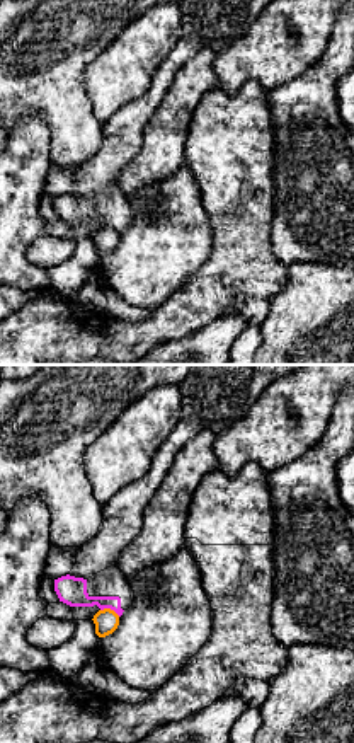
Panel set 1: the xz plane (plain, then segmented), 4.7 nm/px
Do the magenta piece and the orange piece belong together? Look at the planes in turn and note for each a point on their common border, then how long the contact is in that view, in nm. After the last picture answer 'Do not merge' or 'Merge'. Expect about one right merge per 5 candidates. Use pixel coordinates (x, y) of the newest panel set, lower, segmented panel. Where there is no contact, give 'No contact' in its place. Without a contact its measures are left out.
Touches magenta at (111, 609). Shared border 100 nm

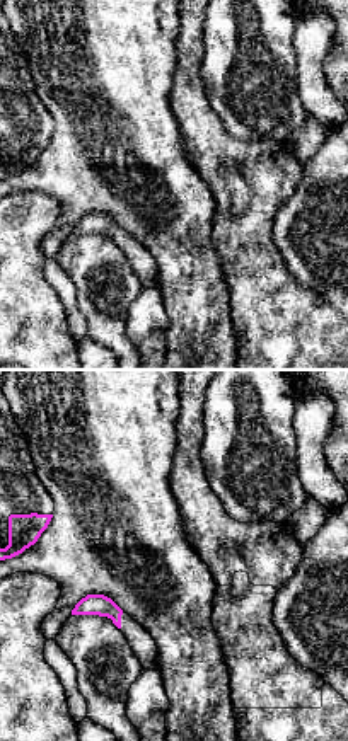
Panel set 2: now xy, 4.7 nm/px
No contact

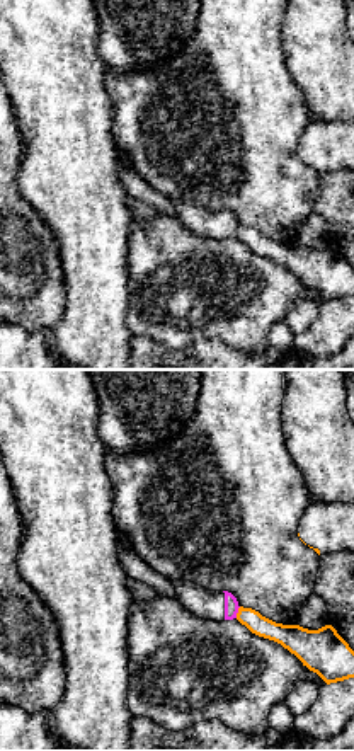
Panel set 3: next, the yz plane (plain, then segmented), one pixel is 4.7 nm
Touches magenta at (237, 612). Shared border 60 nm

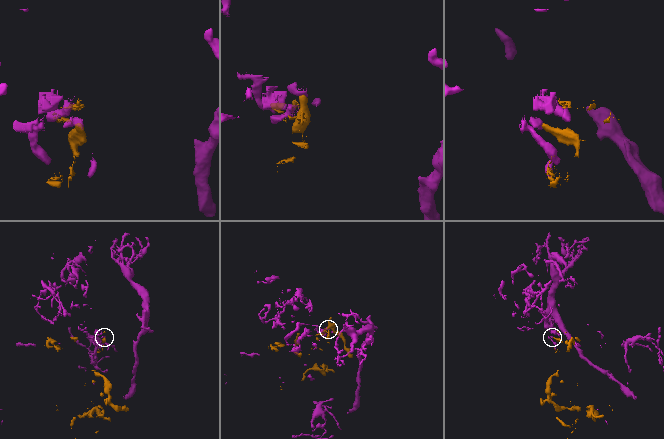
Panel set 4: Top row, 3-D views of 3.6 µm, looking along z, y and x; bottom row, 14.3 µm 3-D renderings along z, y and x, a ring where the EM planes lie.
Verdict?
Do not merge

